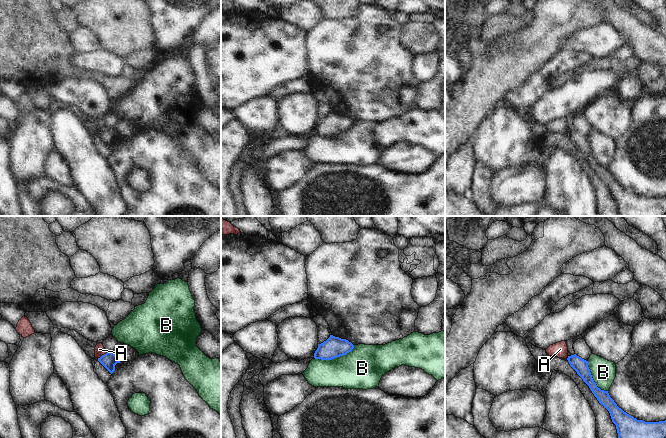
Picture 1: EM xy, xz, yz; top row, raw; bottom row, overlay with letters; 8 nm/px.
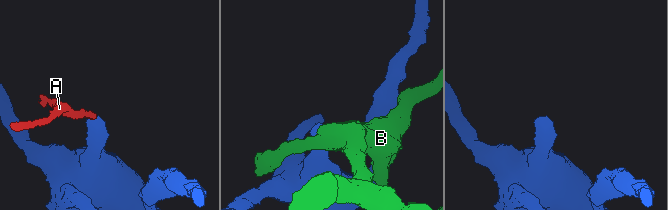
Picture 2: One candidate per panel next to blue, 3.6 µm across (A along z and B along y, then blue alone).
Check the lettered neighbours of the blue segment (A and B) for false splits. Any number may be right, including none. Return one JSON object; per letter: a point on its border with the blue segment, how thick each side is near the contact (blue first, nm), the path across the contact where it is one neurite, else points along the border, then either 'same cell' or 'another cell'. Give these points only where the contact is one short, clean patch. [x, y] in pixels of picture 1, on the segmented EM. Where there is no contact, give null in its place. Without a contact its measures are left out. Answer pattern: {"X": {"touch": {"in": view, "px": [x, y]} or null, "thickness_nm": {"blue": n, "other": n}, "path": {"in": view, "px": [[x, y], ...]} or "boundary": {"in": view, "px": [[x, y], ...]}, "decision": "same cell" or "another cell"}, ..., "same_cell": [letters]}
{"A": {"touch": {"in": "xy", "px": [102, 355]}, "thickness_nm": {"blue": 120, "other": 80}, "boundary": {"in": "xy", "px": [[107, 352], [98, 358]]}, "decision": "another cell"}, "B": {"touch": {"in": "xz", "px": [335, 357]}, "thickness_nm": {"blue": 170, "other": 340}, "decision": "another cell"}, "same_cell": []}

